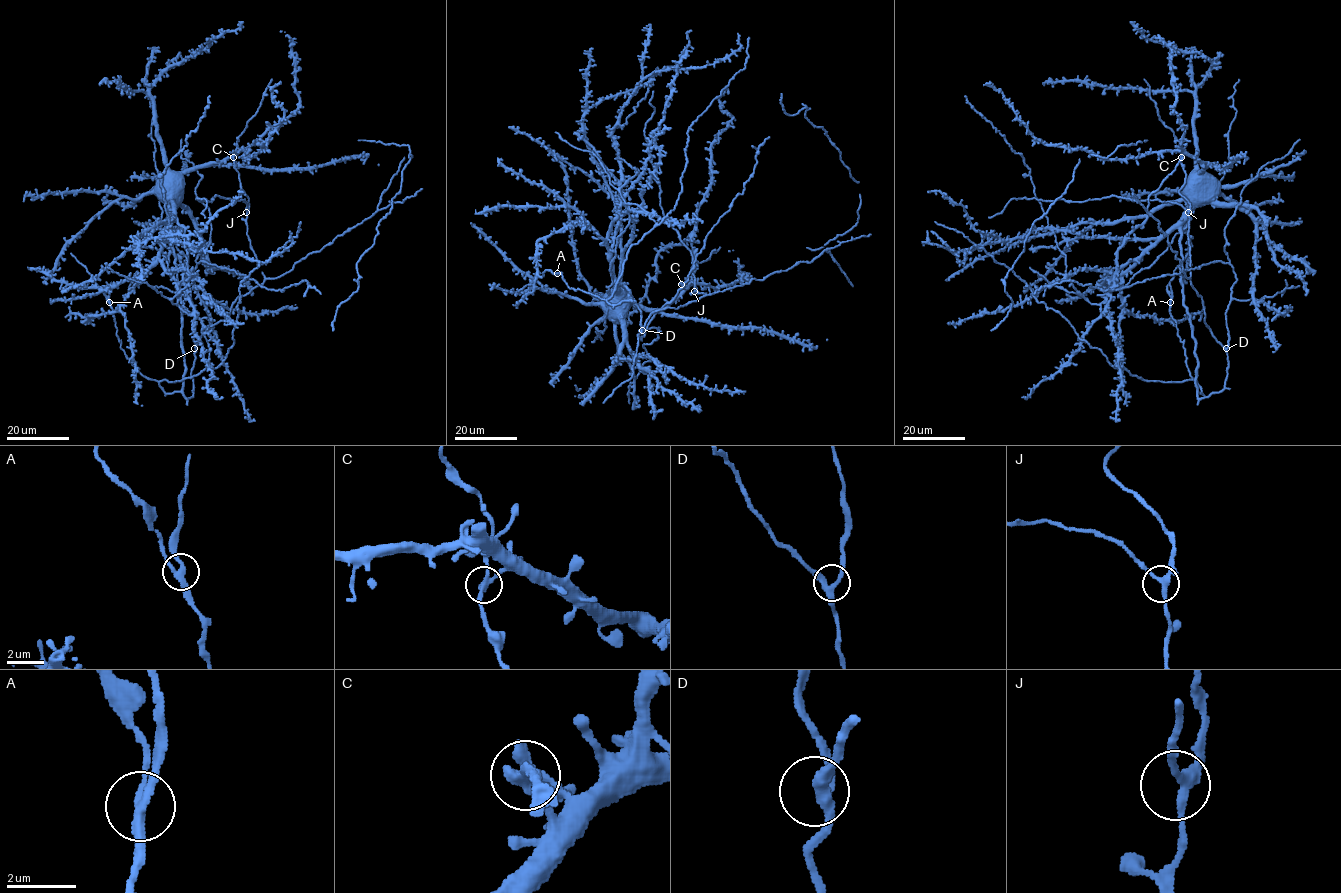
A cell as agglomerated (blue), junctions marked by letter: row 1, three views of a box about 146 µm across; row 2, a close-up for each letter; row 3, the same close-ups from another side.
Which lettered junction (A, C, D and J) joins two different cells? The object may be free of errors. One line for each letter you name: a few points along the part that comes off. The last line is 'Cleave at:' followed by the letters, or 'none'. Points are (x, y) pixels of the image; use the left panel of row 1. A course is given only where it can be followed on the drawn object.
A: (109, 302), (111, 282)
Cleave at: A

